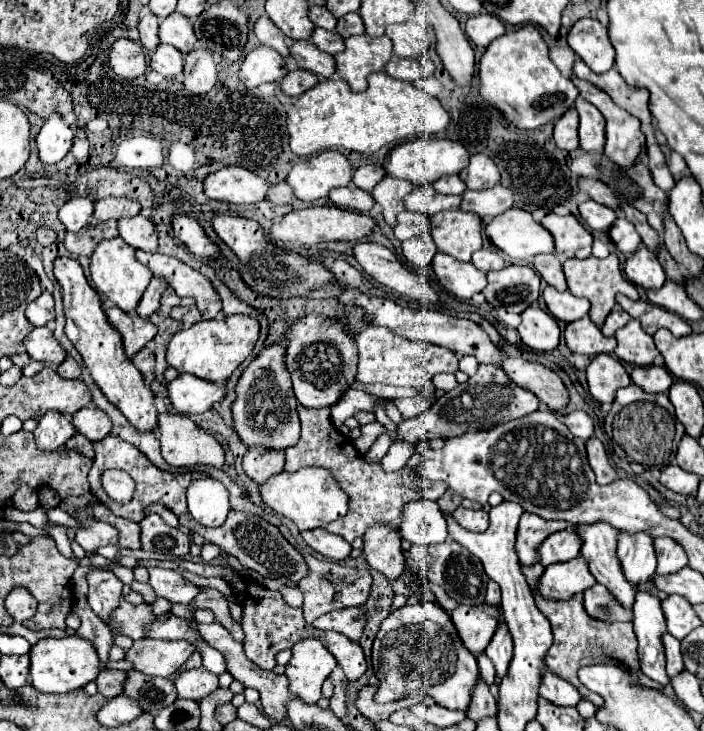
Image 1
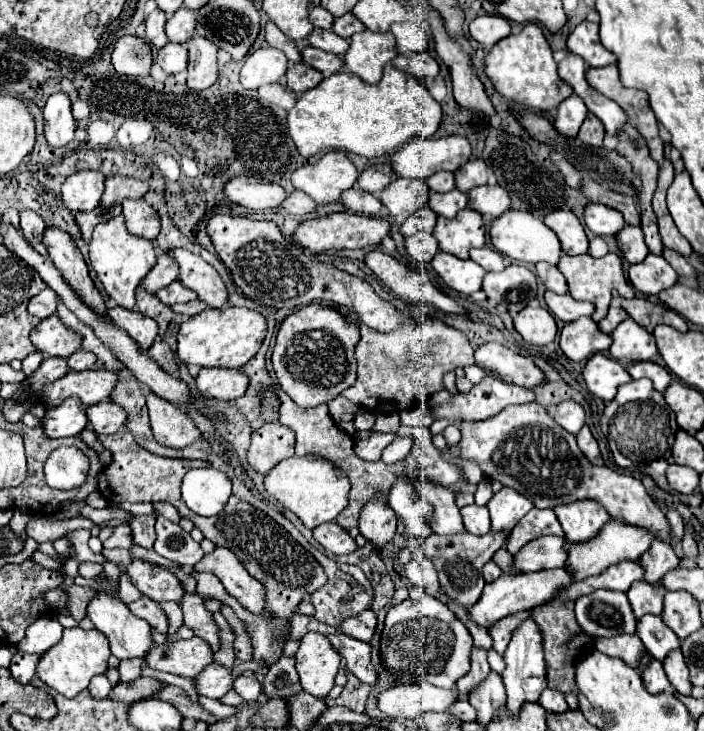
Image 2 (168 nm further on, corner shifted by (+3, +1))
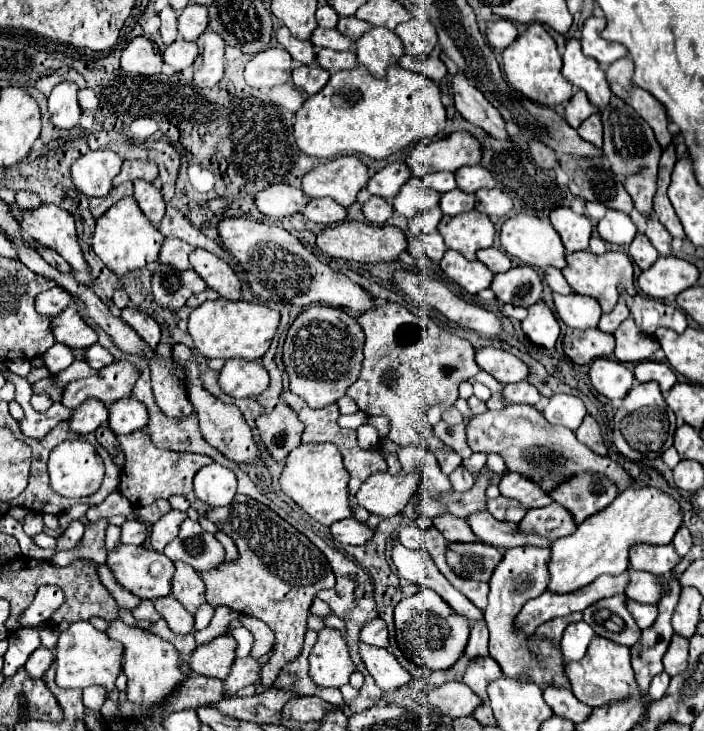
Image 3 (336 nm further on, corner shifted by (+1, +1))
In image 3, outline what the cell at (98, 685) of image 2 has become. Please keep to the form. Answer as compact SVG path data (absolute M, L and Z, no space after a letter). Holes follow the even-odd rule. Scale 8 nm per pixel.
M88 687L88 689L84 689L84 699L82 701L88 709L100 711L100 707L106 701L106 689L104 687Z

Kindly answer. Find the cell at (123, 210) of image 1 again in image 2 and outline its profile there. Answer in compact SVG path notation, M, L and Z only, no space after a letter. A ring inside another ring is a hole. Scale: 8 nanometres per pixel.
M110 177L106 179L106 189L100 201L102 209L110 209L112 205L120 205L122 199L140 199L148 191L148 183L130 179L130 177Z

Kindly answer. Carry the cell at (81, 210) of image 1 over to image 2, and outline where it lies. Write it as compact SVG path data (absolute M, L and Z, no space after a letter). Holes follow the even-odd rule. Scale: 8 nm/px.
M80 171L62 185L62 201L72 211L94 211L102 199L104 175L98 171Z

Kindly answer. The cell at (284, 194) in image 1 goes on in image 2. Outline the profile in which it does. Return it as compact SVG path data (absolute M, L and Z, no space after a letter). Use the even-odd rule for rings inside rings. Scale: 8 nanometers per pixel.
M292 191L284 201L282 201L282 209L286 213L294 213L294 215L306 215L310 211L316 209L316 203L306 197L302 191Z

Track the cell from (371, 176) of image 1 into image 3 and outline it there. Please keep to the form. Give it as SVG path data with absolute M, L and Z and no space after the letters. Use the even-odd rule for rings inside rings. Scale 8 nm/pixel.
M396 161L380 169L370 181L368 181L368 191L372 195L378 195L382 199L394 199L400 191L400 187L412 177L408 171L408 165L404 161Z

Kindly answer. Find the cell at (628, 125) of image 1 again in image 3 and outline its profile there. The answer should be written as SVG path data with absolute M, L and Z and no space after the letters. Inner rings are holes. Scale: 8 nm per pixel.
M570 39L568 45L566 45L562 75L564 75L566 81L570 81L578 89L586 91L592 105L596 105L596 107L606 107L608 105L608 101L612 97L612 91L608 87L606 75L594 59L586 57L582 53L582 47L580 47L578 39Z

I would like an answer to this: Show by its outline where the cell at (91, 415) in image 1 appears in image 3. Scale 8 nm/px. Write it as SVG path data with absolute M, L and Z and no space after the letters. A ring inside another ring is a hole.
M124 397L110 405L108 425L116 435L144 429L148 425L148 409L138 399Z

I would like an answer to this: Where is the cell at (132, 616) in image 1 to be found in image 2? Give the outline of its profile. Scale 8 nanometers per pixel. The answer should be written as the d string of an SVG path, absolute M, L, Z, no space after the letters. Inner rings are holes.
M142 597L142 599L134 601L134 603L130 603L130 611L132 611L136 617L146 619L154 631L158 631L158 633L166 633L166 631L168 631L166 615L162 613L162 609L160 609L160 605L158 605L156 601Z

